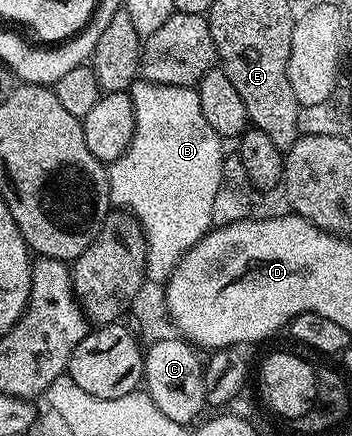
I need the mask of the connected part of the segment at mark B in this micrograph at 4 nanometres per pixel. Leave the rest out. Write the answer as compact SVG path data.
M140 78L131 85L129 91L135 111L133 138L125 154L121 154L121 158L107 168L107 181L112 205L130 212L143 228L147 239L147 275L154 278L158 272L169 274L179 264L179 259L211 231L213 198L217 198L223 173L224 141L215 133L213 126L205 122L199 93L195 88L165 86Z

